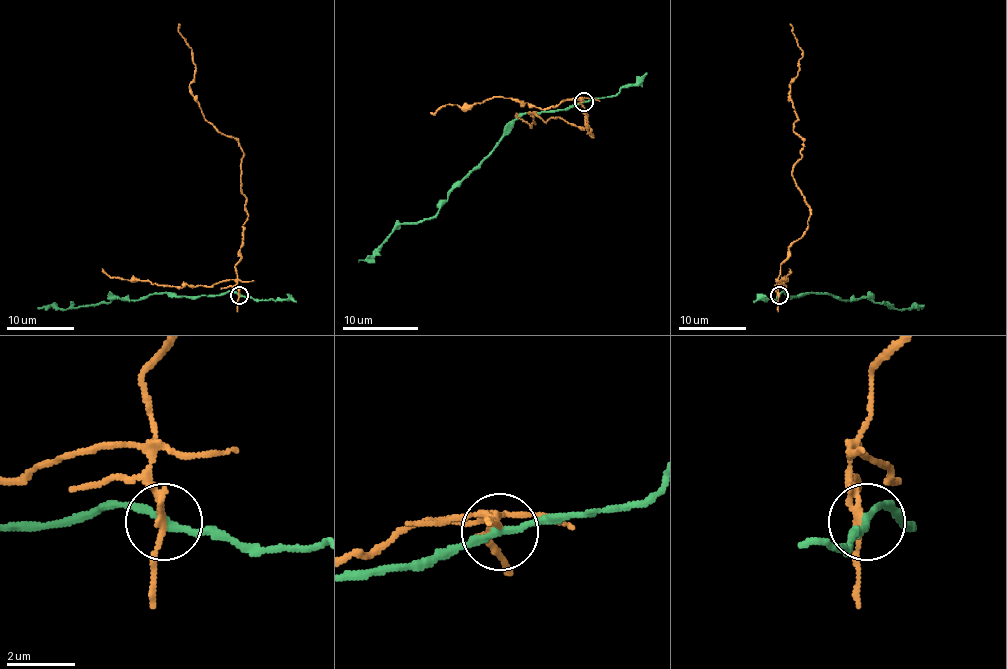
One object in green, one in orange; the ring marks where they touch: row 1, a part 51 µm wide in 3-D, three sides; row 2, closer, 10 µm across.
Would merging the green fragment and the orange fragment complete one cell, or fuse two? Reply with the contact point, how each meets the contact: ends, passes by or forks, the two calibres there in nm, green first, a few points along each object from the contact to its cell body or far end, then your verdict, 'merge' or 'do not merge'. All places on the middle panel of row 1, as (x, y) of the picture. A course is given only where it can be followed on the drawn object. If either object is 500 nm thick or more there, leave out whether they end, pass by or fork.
place (583, 102); green passes by; orange passes by; calibres 200 and 160 nm; course green (584, 102), (563, 110), (522, 113), (431, 217), (398, 224), (371, 255), (358, 262); course orange (584, 100), (593, 136), (586, 115), (588, 127), (580, 128), (527, 113), (531, 127), (518, 113); do not merge

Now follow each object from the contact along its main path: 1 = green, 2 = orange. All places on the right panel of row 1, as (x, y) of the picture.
1: (780, 294), (827, 292), (841, 299), (863, 298), (890, 308), (923, 308)
2: (778, 294), (780, 264), (810, 213), (792, 174), (803, 140), (793, 130), (790, 83), (802, 49), (790, 24)

